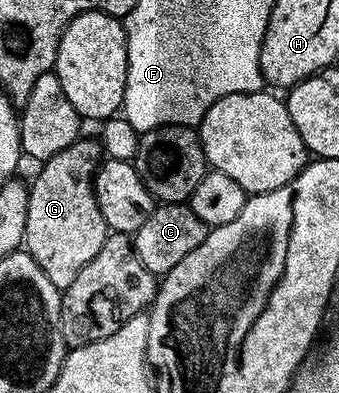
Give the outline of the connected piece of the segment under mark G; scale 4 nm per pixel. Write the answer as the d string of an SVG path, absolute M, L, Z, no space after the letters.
M77 139L67 150L59 150L51 159L40 165L41 173L34 178L33 184L28 185L29 205L27 206L27 226L23 241L24 251L29 253L35 262L39 262L39 270L51 278L51 286L64 289L75 282L79 270L99 254L107 235L105 219L99 210L99 202L95 198L93 177L97 175L98 168L103 163L102 146L96 139Z

